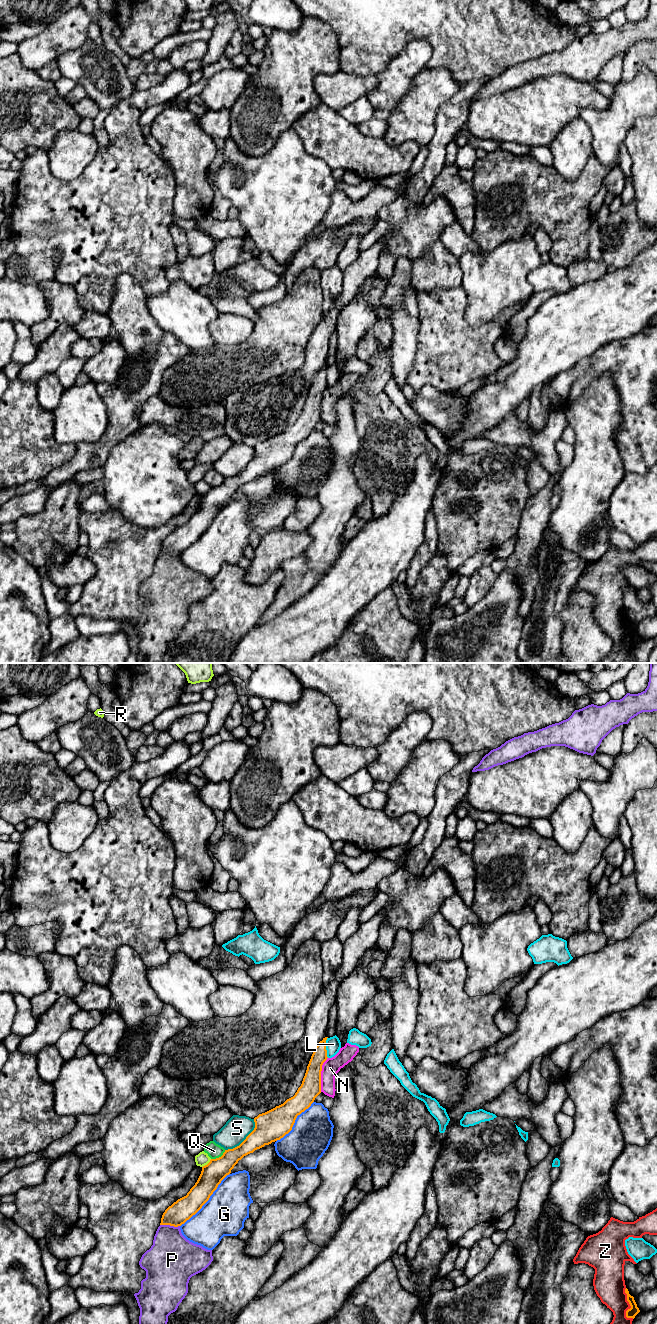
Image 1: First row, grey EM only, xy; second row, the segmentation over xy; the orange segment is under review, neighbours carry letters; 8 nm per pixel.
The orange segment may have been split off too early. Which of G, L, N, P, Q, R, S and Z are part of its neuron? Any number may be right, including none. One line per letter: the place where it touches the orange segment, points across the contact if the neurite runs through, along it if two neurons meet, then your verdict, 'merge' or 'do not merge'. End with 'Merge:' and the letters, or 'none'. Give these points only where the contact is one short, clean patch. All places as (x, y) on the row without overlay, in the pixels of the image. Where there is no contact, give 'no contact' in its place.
G: xy (207, 528) | do not merge
L: xy (325, 375) | do not merge
N: xy (320, 402) | do not merge
P: xy (170, 553) | do not merge
Q: xy (219, 485) | along xy (225, 478), (220, 484), (211, 487) | do not merge
R: xy (207, 492) | along xy (211, 487), (202, 495) | do not merge
S: xy (245, 467) | along xy (254, 447), (254, 457), (238, 473), (225, 478) | do not merge
Z: xy (630, 633) | do not merge
Merge: none

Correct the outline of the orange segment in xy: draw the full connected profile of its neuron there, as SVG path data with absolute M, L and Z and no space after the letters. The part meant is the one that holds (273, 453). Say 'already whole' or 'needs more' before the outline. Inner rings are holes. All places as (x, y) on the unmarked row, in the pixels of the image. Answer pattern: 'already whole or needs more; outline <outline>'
already whole; outline M326 368L314 376L301 414L295 423L283 432L254 446L255 456L237 475L225 478L223 483L202 495L201 502L186 524L169 534L160 553L181 554L209 528L221 509L231 501L244 484L280 468L288 462L298 443L308 437L321 421L322 393L327 388Z

